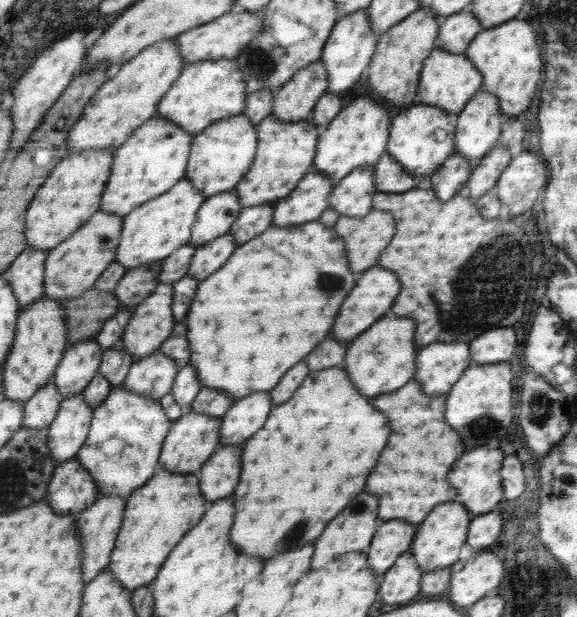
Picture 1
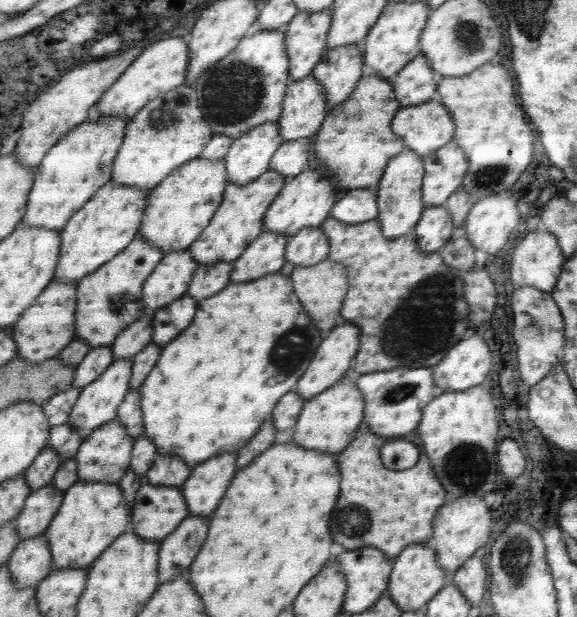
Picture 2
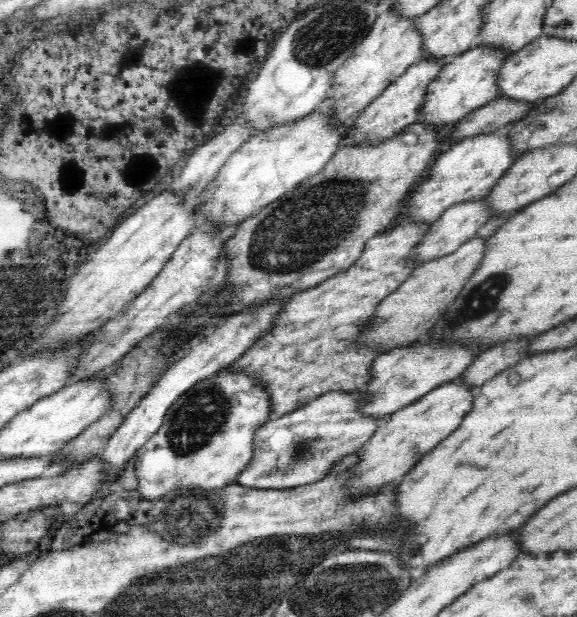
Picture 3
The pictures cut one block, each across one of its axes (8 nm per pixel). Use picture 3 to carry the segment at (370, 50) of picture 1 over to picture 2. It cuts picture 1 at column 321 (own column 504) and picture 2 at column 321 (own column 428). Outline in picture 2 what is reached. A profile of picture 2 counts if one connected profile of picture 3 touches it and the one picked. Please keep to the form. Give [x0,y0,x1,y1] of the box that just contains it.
[278,75,328,140]

